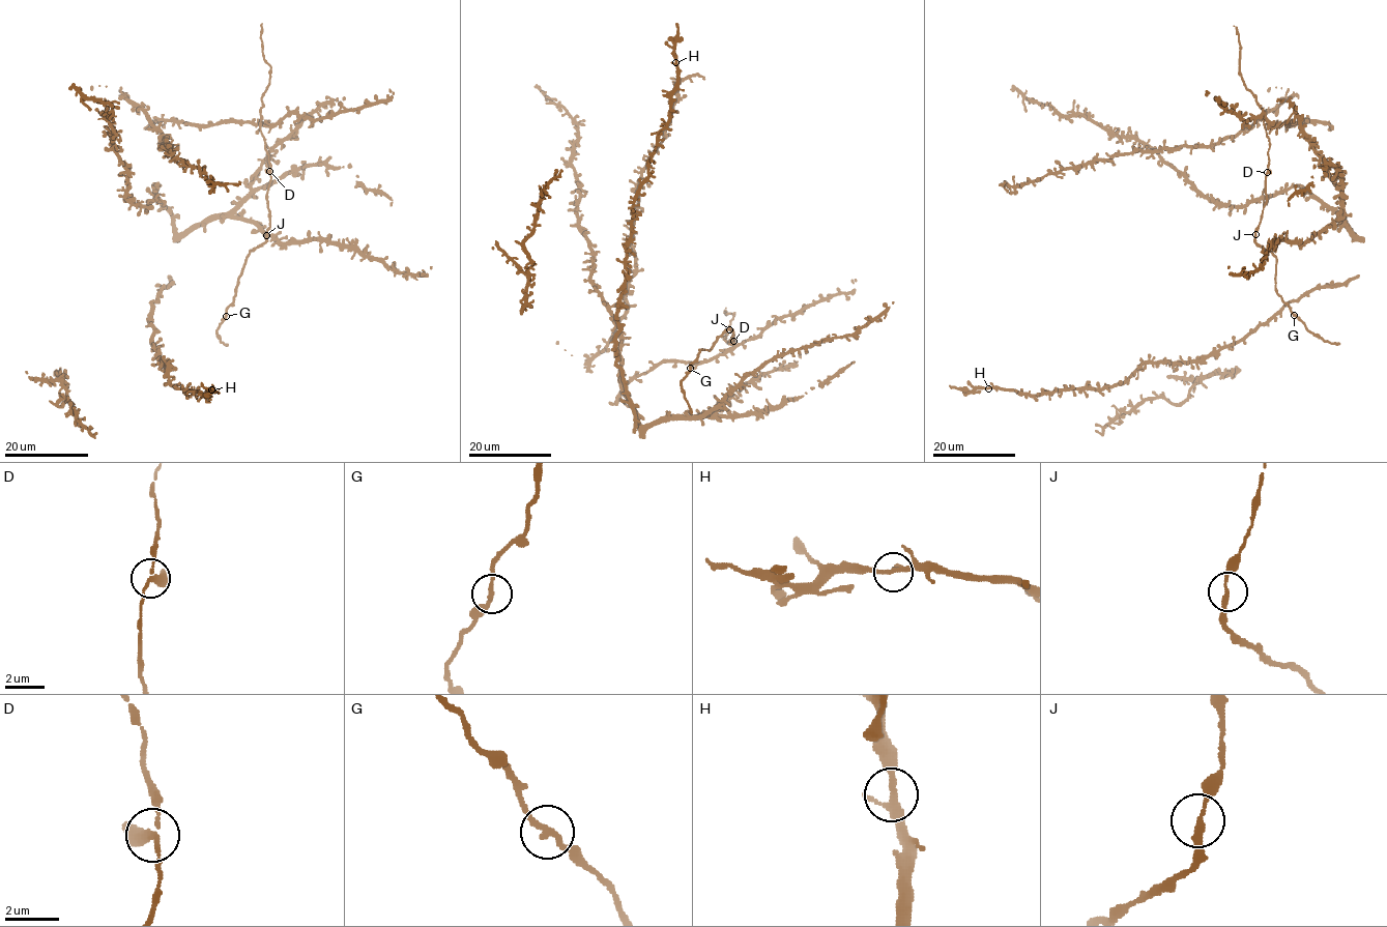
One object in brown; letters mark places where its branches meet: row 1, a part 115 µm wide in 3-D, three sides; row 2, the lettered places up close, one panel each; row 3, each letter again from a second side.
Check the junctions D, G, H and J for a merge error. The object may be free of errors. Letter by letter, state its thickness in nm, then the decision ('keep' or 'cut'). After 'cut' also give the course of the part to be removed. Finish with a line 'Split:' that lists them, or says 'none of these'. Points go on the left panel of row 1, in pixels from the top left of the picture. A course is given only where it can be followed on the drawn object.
D: calibre 240 nm; keep
G: calibre 240 nm; keep
H: calibre 220 nm; keep
J: calibre 240 nm; keep
Split: none of these

